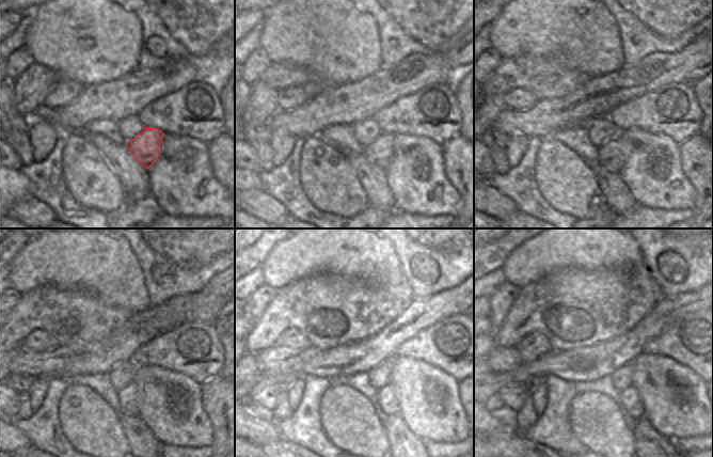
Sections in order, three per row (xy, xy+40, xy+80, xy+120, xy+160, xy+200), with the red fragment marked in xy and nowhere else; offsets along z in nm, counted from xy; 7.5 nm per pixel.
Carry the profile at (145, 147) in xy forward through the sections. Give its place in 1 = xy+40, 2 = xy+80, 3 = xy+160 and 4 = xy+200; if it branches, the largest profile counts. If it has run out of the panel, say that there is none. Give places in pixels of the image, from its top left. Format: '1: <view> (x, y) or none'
1: xy+40 (379, 152)
2: xy+80 (613, 155)
3: xy+160 (385, 397)
4: xy+200 (630, 403)

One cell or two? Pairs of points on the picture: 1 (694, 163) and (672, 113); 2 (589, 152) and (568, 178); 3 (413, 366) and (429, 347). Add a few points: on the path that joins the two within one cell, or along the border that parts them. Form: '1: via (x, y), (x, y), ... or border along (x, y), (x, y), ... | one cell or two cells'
1: border along (699, 134), (684, 140), (679, 145) | two cells
2: border along (563, 144), (577, 153), (592, 167) | two cells
3: border along (395, 356), (416, 358), (442, 369) | two cells

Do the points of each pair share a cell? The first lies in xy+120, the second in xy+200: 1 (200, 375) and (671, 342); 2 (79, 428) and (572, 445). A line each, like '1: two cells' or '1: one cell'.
1: one cell
2: two cells

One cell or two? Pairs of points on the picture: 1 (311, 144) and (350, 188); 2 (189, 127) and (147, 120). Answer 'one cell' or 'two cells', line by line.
1: one cell
2: one cell

